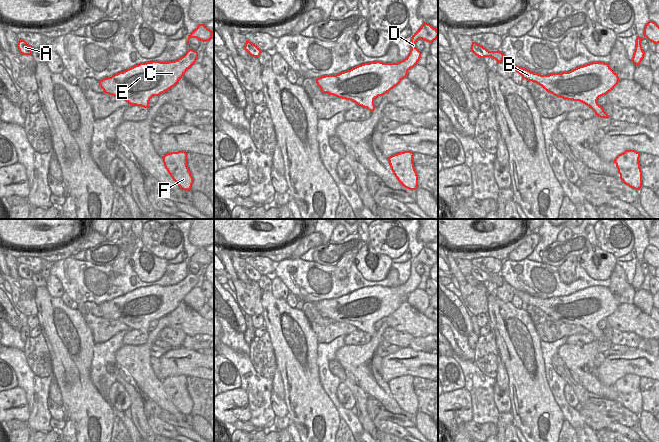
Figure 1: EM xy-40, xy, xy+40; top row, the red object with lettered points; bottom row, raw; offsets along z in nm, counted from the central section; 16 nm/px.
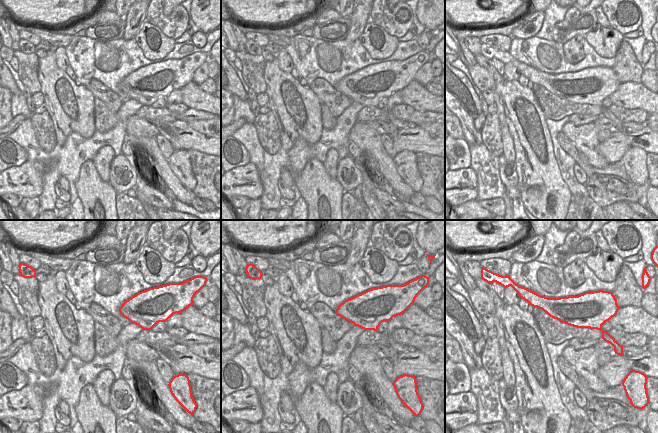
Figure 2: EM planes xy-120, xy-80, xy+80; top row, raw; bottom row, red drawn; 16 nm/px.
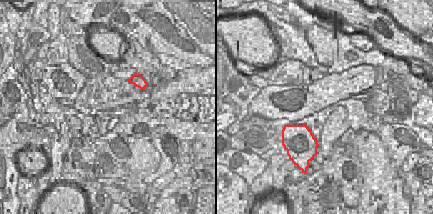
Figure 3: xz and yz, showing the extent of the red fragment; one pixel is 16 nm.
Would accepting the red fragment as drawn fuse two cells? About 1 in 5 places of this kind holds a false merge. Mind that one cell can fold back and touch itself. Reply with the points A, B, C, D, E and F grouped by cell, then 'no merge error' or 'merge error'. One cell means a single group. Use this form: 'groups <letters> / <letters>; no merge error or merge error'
groups A B C D E F; no merge error

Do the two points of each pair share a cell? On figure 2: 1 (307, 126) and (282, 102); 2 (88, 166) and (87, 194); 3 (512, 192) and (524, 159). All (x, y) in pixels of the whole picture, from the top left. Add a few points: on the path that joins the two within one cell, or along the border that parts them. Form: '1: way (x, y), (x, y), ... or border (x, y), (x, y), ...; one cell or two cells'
1: way (299, 128), (293, 121), (293, 113), (290, 110); one cell
2: way (88, 173), (88, 187); one cell
3: border (517, 187), (520, 194); two cells

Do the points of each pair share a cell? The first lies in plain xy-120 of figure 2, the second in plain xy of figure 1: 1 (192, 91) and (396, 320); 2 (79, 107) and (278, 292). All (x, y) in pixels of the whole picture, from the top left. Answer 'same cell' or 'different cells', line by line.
1: same cell
2: different cells

